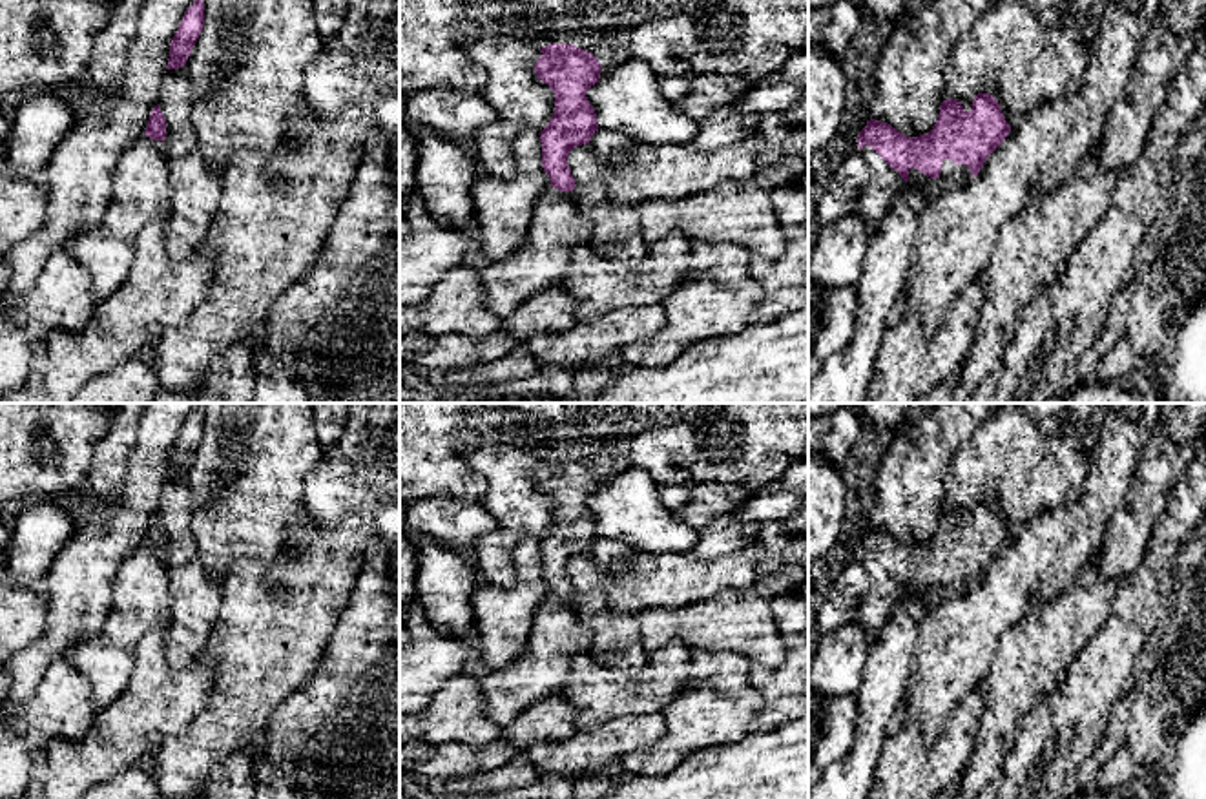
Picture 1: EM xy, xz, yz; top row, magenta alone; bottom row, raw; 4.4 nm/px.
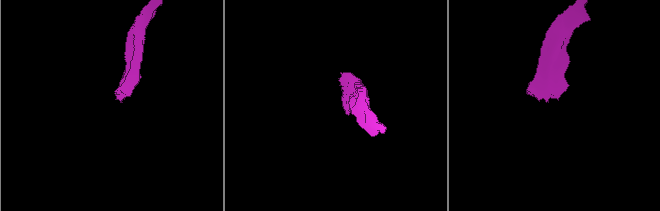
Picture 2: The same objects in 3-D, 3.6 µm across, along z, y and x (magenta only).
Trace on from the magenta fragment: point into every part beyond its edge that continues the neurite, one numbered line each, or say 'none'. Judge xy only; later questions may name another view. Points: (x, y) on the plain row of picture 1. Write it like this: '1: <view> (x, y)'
none

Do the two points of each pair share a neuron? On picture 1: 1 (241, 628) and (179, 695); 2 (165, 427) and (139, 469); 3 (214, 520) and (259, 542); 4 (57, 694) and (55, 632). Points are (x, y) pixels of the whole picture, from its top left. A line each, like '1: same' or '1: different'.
1: different
2: same
3: same
4: different

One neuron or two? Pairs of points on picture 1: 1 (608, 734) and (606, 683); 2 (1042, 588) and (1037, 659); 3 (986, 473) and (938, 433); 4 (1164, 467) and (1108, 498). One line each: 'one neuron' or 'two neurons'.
1: two neurons
2: two neurons
3: two neurons
4: two neurons

